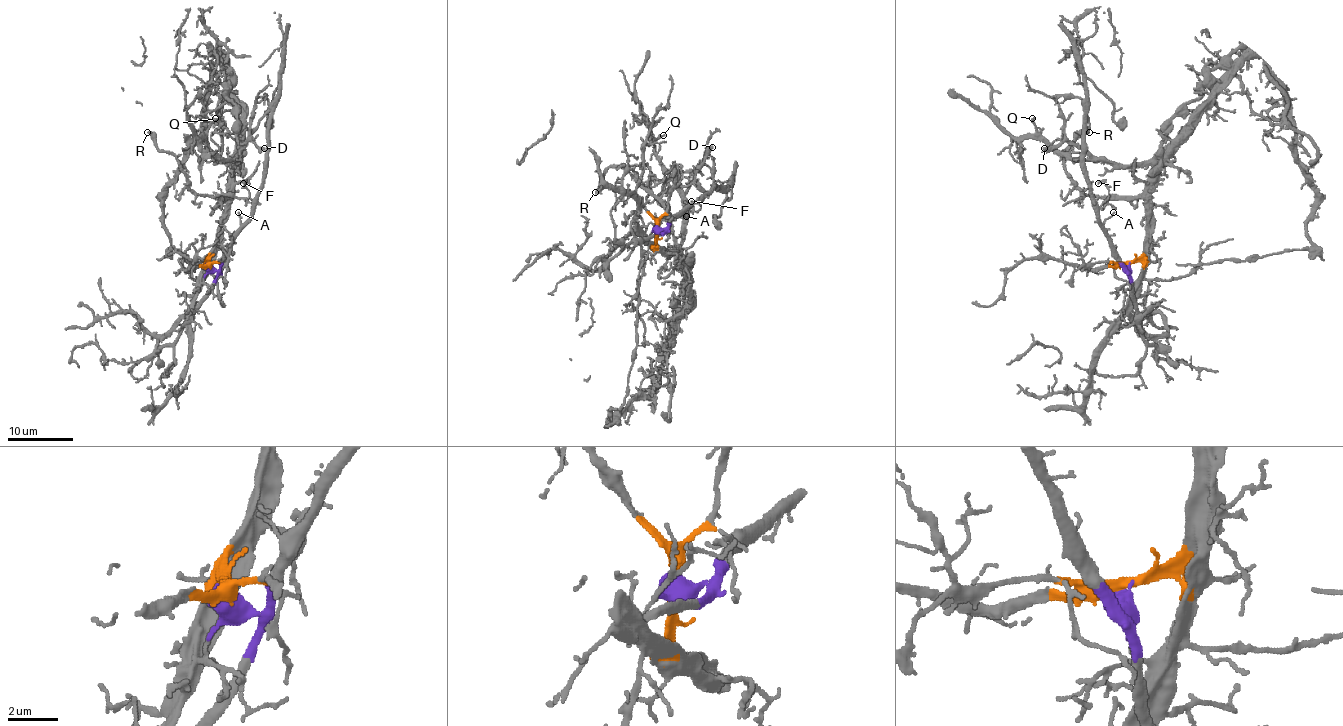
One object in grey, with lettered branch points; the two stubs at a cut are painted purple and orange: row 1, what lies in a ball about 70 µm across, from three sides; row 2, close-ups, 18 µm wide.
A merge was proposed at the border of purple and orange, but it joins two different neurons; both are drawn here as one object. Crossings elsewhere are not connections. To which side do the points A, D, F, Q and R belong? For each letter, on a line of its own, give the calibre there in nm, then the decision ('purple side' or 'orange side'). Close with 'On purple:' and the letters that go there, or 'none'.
A: calibre 90 nm; purple side
D: calibre 400 nm; orange side
F: calibre 150 nm; purple side
Q: calibre 180 nm; orange side
R: calibre 190 nm; orange side
On purple: A, F

